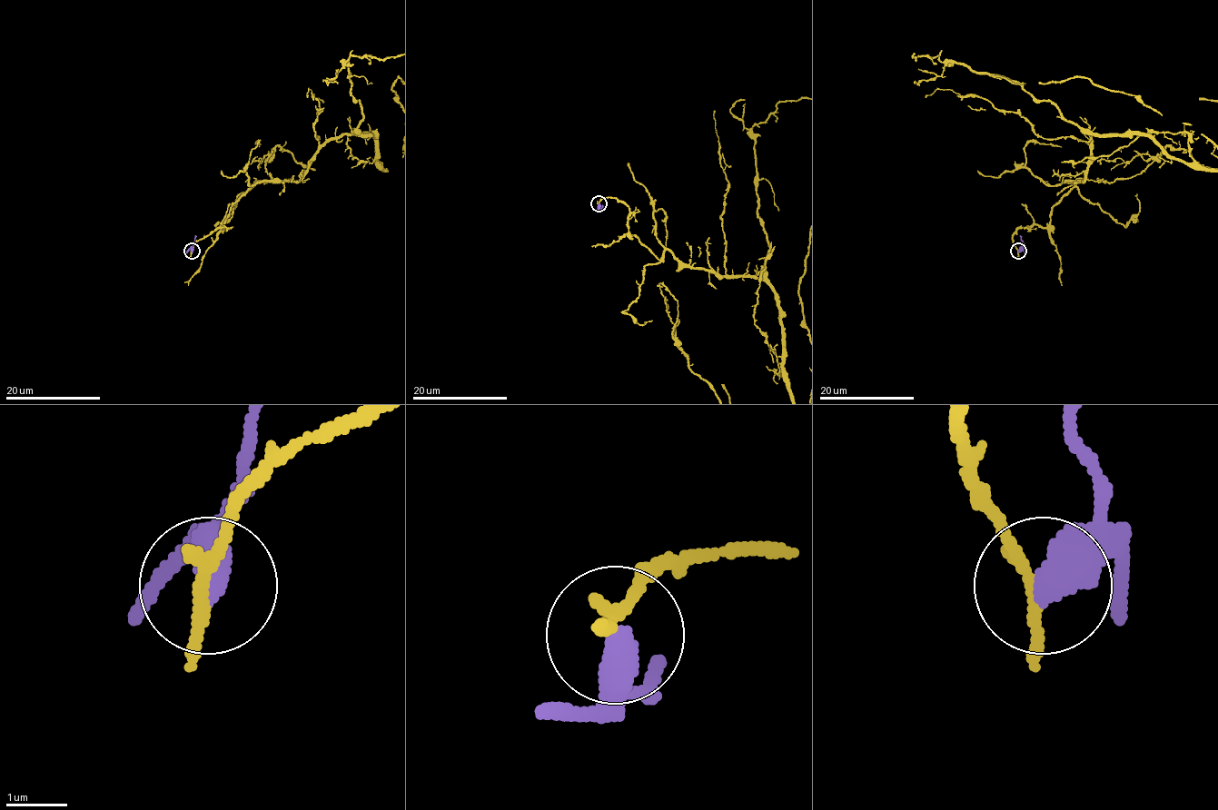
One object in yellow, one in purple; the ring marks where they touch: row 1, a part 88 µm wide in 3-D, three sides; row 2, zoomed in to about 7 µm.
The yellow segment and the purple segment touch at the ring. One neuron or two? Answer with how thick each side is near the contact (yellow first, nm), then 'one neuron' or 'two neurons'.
200 nm thick on the yellow side, 550 nm on the other; two neurons

